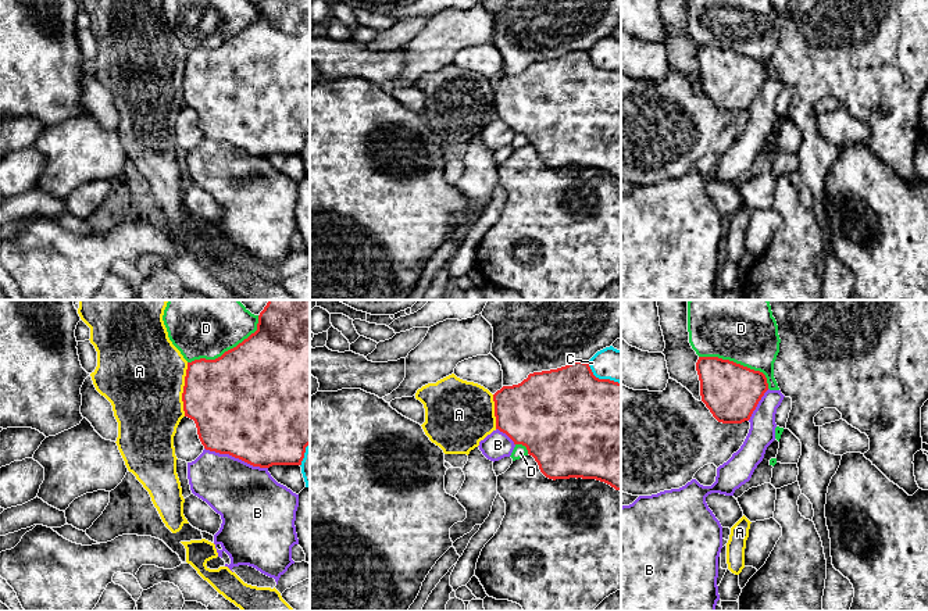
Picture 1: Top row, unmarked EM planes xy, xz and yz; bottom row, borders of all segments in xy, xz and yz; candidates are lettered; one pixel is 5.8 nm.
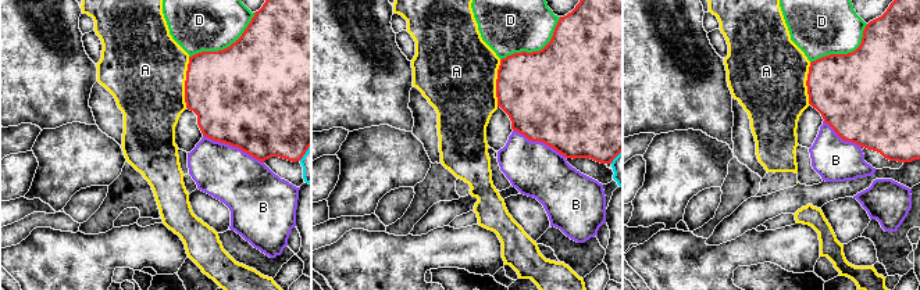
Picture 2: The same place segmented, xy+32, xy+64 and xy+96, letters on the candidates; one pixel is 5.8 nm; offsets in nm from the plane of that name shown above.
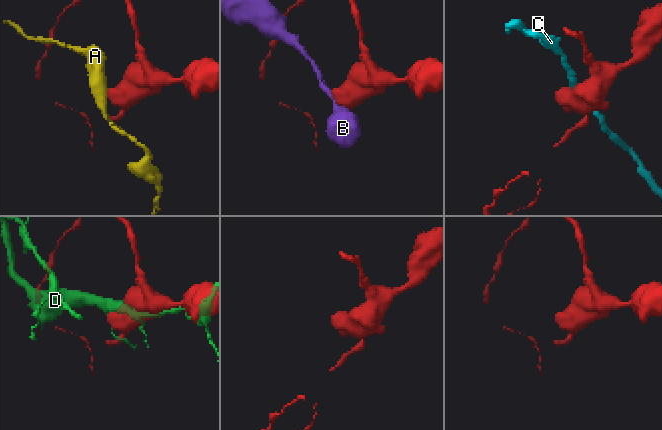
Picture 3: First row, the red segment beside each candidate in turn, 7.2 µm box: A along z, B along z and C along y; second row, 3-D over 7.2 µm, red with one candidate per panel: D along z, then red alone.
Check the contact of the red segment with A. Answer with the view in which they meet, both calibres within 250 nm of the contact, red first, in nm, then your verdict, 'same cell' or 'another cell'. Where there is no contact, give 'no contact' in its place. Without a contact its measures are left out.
meets red in xy; 460 nm thick on the red side, 480 nm on the other; another cell

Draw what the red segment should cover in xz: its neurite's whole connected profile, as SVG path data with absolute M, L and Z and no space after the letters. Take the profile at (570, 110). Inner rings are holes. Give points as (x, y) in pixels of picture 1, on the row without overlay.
M574 50L557 58L529 62L528 67L518 74L503 75L493 83L493 90L496 118L506 122L514 131L514 133L525 135L528 143L535 147L540 161L546 167L553 169L570 167L596 168L621 181L621 72L610 68L599 68L593 64L588 51Z

